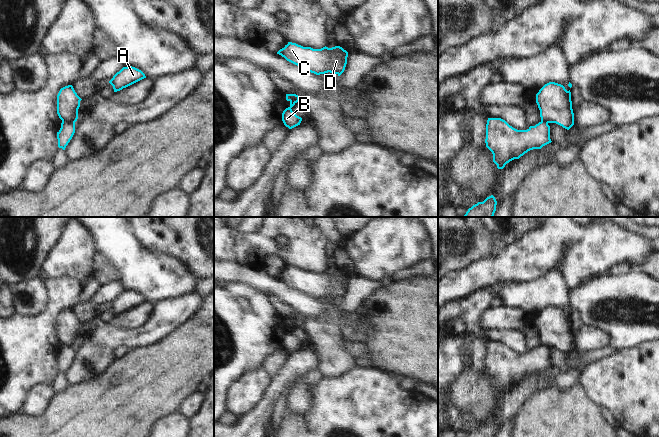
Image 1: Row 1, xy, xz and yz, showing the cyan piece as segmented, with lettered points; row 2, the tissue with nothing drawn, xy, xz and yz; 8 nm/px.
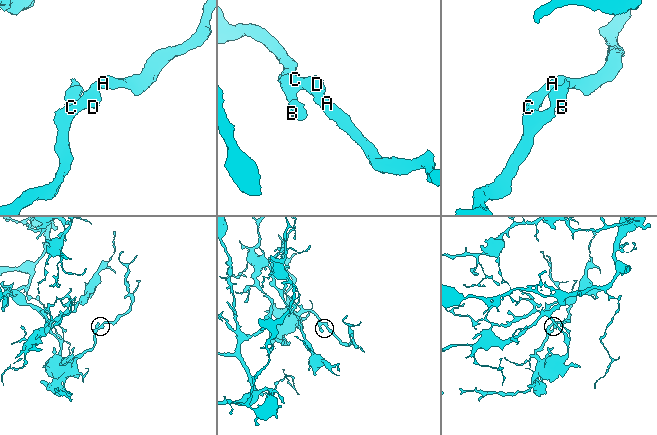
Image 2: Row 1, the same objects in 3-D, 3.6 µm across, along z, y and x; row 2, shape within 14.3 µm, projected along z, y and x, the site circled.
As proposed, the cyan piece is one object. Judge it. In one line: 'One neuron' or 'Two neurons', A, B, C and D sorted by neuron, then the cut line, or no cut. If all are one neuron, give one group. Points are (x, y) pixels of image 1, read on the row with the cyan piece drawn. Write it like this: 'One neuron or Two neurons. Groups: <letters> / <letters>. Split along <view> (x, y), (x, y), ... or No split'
Two neurons. Groups: A C D / B. Split along xy (62, 120), (74, 123)

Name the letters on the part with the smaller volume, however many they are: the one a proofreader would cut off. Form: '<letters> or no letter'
B

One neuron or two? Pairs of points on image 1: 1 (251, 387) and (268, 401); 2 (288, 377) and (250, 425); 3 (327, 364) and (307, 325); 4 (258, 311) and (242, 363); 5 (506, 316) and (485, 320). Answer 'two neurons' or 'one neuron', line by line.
1: two neurons
2: one neuron
3: one neuron
4: one neuron
5: one neuron

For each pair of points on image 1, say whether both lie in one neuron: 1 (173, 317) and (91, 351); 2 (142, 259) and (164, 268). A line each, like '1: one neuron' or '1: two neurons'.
1: two neurons
2: one neuron

